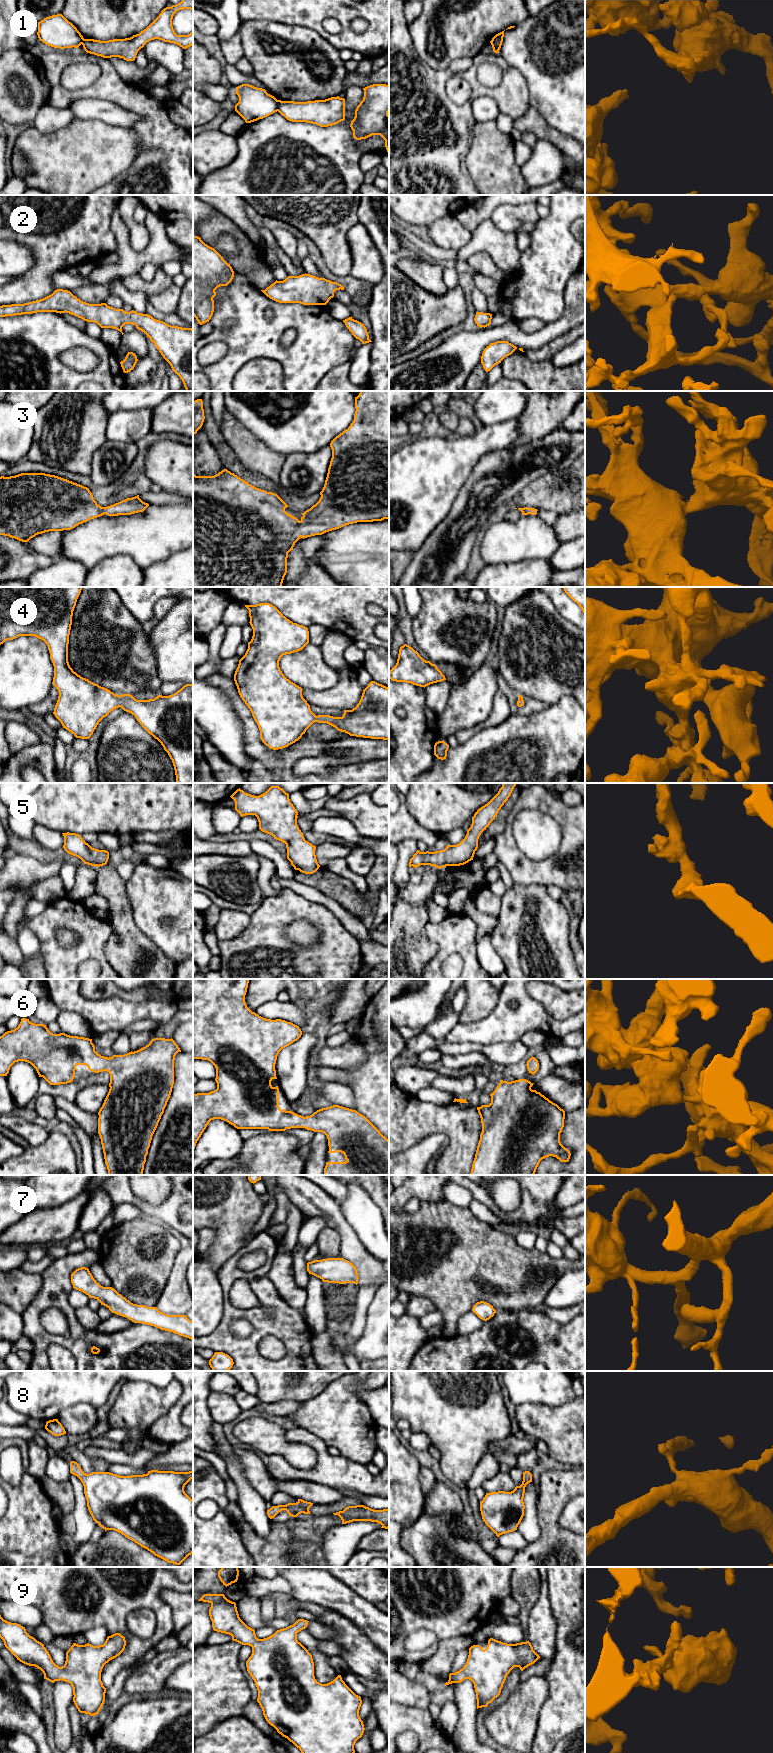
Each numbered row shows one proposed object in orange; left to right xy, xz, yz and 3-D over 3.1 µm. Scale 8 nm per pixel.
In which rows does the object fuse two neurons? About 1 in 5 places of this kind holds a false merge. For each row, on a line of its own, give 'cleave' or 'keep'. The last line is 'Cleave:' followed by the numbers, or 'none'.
1: cleave
2: keep
3: keep
4: keep
5: keep
6: keep
7: keep
8: keep
9: keep
Cleave: 1

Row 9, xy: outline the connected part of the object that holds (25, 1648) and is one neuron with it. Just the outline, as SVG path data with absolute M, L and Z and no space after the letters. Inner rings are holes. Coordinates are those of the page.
M1 1615L0 1638L17 1660L40 1669L44 1679L52 1683L60 1680L70 1683L76 1708L80 1713L91 1716L99 1713L105 1701L102 1669L106 1663L119 1656L126 1646L125 1637L120 1633L108 1636L105 1643L99 1646L73 1643L66 1652L65 1664L59 1667L44 1644L30 1636L25 1627L8 1622Z

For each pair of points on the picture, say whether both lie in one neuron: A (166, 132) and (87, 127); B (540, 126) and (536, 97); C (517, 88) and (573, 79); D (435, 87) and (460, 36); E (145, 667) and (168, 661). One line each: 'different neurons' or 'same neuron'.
A: different neurons
B: different neurons
C: different neurons
D: different neurons
E: different neurons

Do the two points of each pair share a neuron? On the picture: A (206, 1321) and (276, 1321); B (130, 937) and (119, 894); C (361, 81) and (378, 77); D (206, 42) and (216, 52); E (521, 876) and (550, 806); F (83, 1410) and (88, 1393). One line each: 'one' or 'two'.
A: two
B: one
C: one
D: one
E: one
F: two

